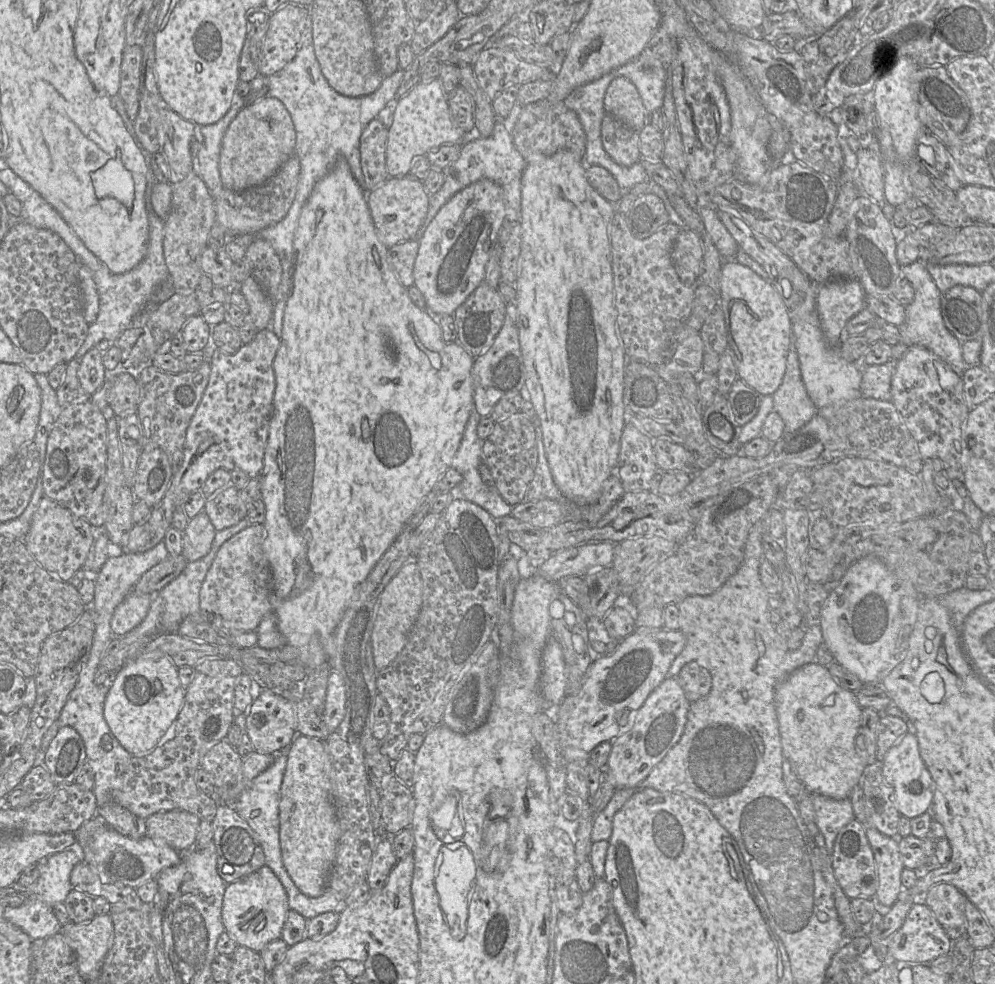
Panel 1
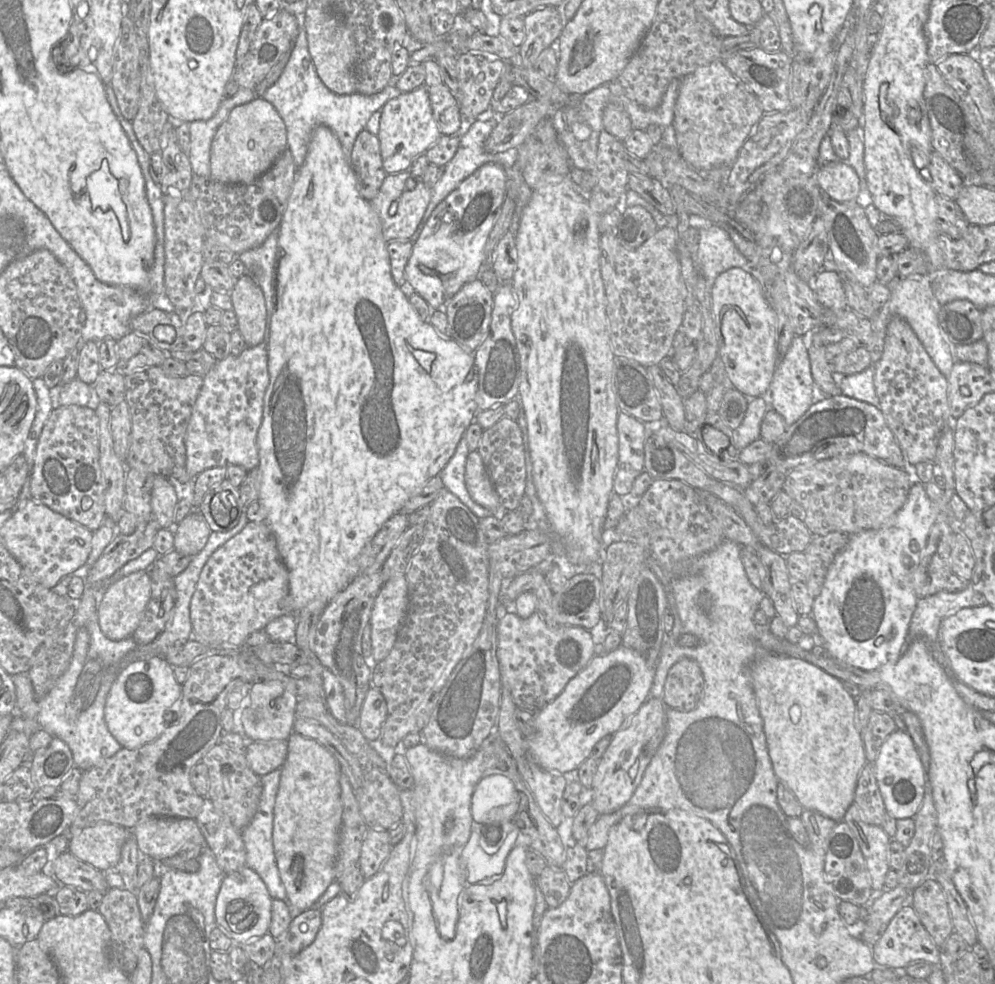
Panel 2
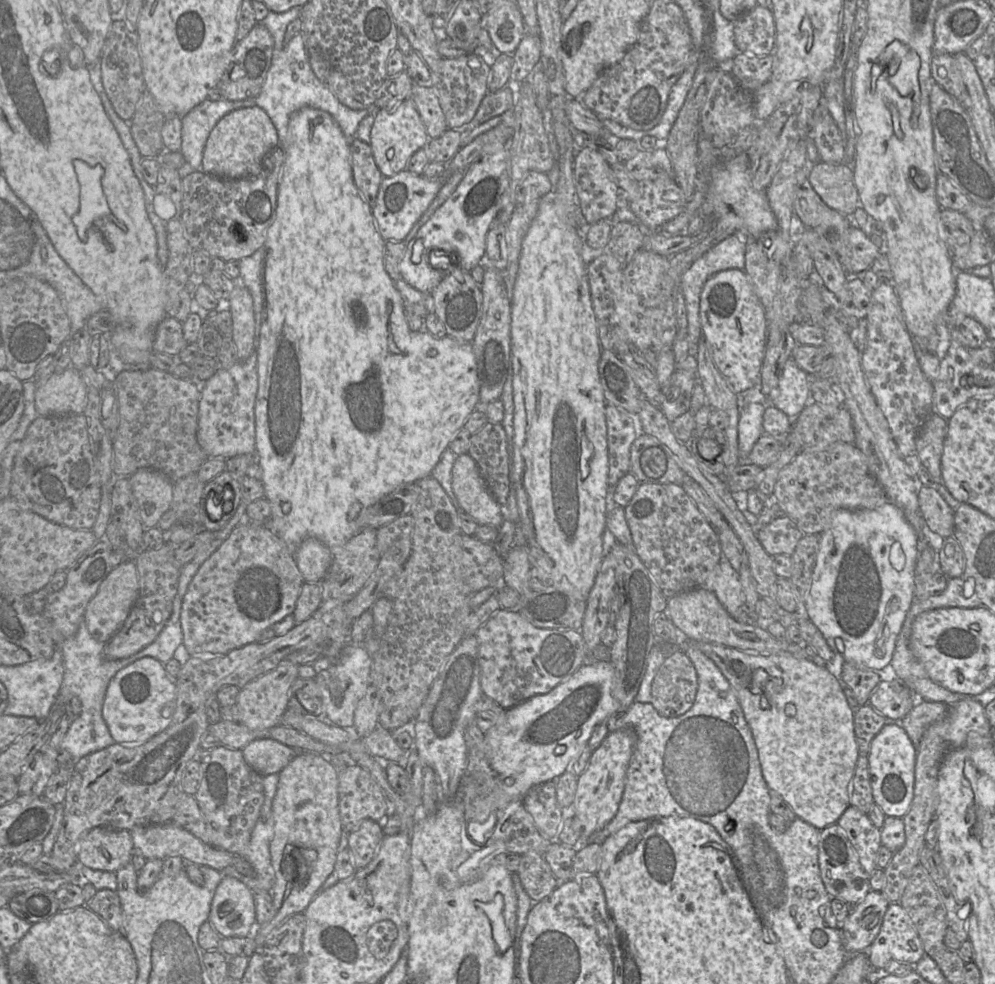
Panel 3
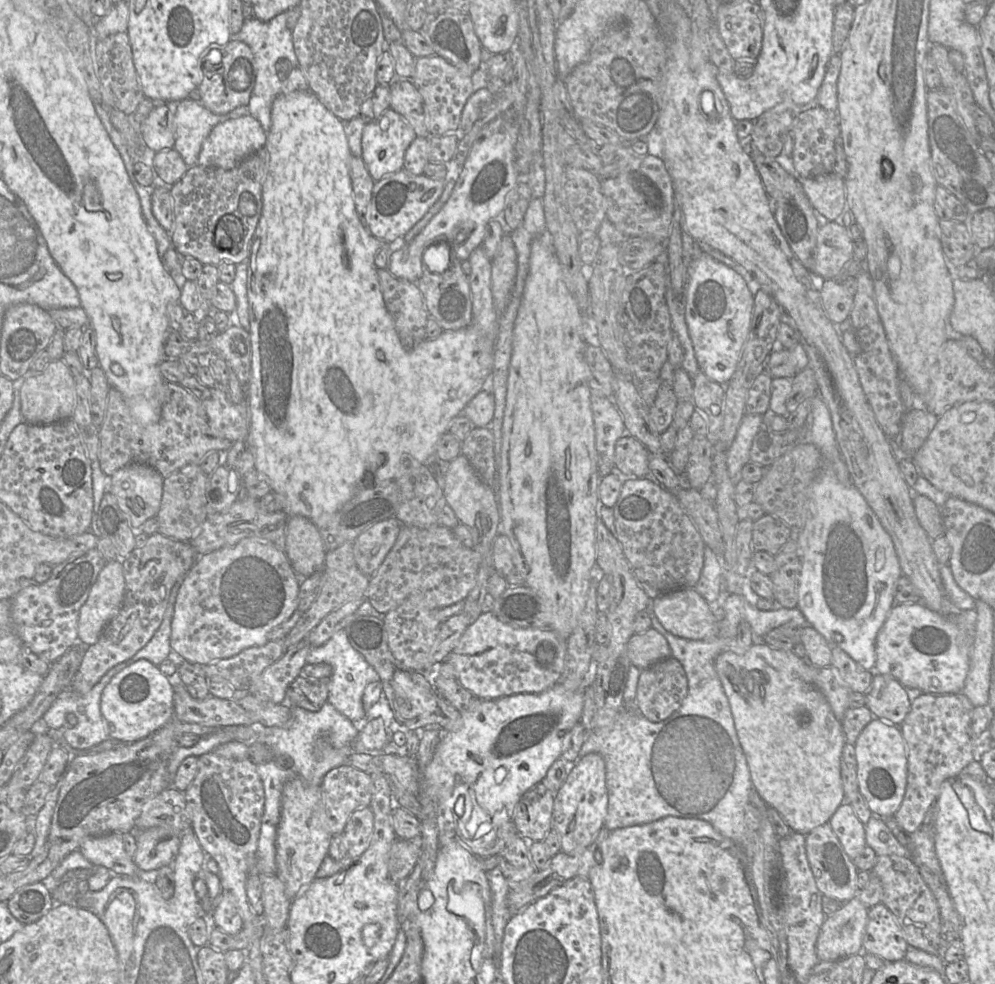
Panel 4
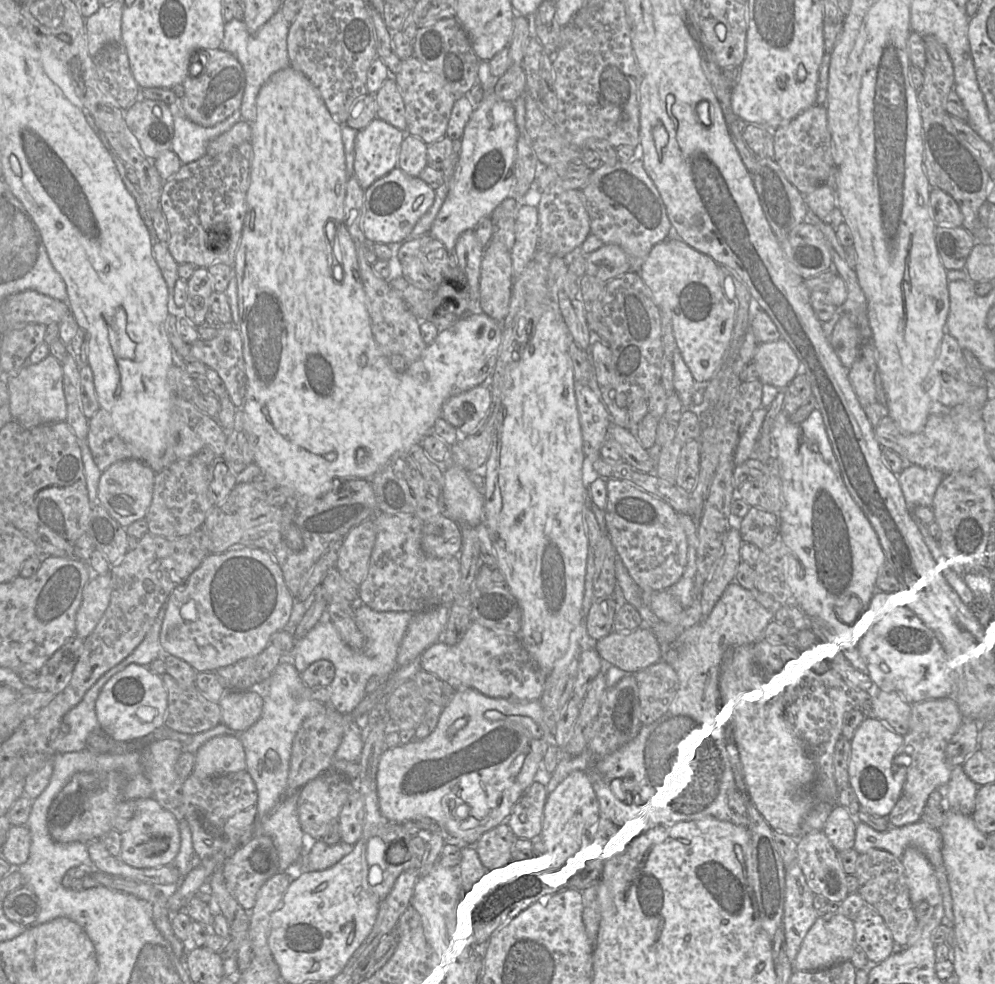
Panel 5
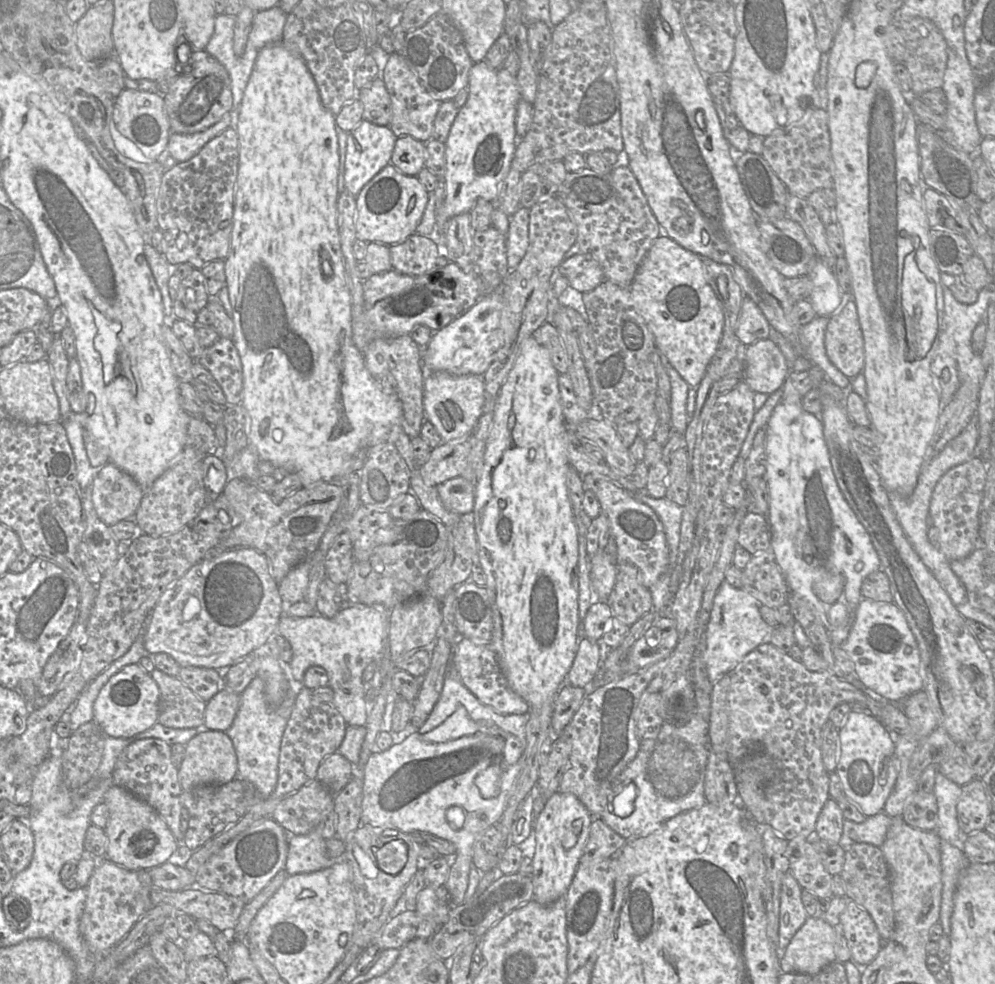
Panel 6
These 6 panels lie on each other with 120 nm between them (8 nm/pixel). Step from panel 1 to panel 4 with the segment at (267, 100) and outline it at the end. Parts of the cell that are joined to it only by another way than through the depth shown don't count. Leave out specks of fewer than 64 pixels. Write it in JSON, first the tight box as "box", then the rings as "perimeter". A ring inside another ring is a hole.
{"box":[198,114,267,169],"perimeter":[[[250,114],[218,123],[202,144],[198,164],[232,169],[246,156],[263,148],[267,132]]]}

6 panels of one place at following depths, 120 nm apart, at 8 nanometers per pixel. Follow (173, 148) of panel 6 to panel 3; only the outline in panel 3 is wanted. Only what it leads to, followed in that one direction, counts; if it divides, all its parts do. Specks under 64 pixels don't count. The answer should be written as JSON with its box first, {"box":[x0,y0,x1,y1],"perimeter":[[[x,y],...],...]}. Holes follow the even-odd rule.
{"box":[181,98,255,170],"perimeter":[[[255,98],[239,101],[204,100],[181,117],[181,148],[190,169],[201,170],[203,151],[210,132],[218,121],[229,112],[255,105]]]}

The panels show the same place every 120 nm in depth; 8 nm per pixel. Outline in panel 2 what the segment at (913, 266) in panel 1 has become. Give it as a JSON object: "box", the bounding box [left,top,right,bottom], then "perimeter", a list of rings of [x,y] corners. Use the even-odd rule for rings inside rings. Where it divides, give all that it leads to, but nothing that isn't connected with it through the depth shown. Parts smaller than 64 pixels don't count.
{"box":[865,274,956,377],"perimeter":[[[921,274],[909,277],[898,276],[887,285],[891,292],[890,298],[878,310],[876,315],[871,318],[872,334],[865,345],[870,352],[872,363],[880,360],[883,353],[887,325],[893,317],[898,316],[909,323],[936,367],[947,377],[956,362],[956,344],[948,340],[948,337],[940,327],[939,312],[942,305],[934,295],[929,277]]]}

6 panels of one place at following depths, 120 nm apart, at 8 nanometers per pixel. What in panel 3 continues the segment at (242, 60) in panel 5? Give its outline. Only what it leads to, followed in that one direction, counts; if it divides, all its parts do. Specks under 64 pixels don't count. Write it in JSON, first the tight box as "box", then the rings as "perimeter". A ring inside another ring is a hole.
{"box":[255,7,375,147],"perimeter":[[[294,7],[285,12],[269,12],[260,22],[271,34],[274,47],[270,68],[260,93],[255,98],[255,105],[263,109],[276,128],[279,145],[285,147],[288,124],[291,116],[303,107],[313,107],[328,113],[339,125],[348,140],[355,138],[355,133],[362,119],[375,108],[353,110],[341,104],[332,94],[325,83],[320,82],[313,73],[306,47],[301,33],[295,35],[288,43],[284,43],[284,36],[290,22],[299,18],[301,7]]]}

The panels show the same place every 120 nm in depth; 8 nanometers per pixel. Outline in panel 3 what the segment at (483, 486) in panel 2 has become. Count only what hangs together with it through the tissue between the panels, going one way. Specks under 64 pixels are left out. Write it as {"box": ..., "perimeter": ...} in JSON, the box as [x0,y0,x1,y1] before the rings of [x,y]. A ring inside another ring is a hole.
{"box":[452,453,502,527],"perimeter":[[[468,453],[457,456],[454,462],[452,488],[460,506],[480,525],[500,527],[502,506],[491,494],[475,460]]]}

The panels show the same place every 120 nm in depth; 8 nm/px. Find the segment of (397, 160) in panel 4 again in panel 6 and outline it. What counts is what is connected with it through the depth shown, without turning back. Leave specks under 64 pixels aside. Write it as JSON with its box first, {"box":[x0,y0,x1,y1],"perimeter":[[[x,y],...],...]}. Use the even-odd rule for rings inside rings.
{"box":[344,120,397,197],"perimeter":[[[362,120],[348,132],[344,176],[347,192],[356,197],[370,180],[391,163],[396,140],[397,137],[390,127],[379,126],[366,120]]]}

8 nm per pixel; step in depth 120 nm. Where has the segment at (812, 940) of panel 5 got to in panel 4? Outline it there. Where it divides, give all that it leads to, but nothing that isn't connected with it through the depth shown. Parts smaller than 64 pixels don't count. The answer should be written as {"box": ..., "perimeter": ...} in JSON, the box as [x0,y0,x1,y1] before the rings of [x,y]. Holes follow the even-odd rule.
{"box":[816,898,868,962],"perimeter":[[[853,898],[825,919],[816,942],[820,962],[835,961],[863,952],[862,939],[868,910],[859,899]]]}

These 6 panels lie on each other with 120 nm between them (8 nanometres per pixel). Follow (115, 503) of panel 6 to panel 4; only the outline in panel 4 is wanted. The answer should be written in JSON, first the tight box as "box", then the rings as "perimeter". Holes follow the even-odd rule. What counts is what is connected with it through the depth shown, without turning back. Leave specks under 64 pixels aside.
{"box":[107,462,163,529],"perimeter":[[[133,462],[111,477],[107,492],[113,494],[133,529],[157,515],[163,493],[161,474],[153,467]]]}

